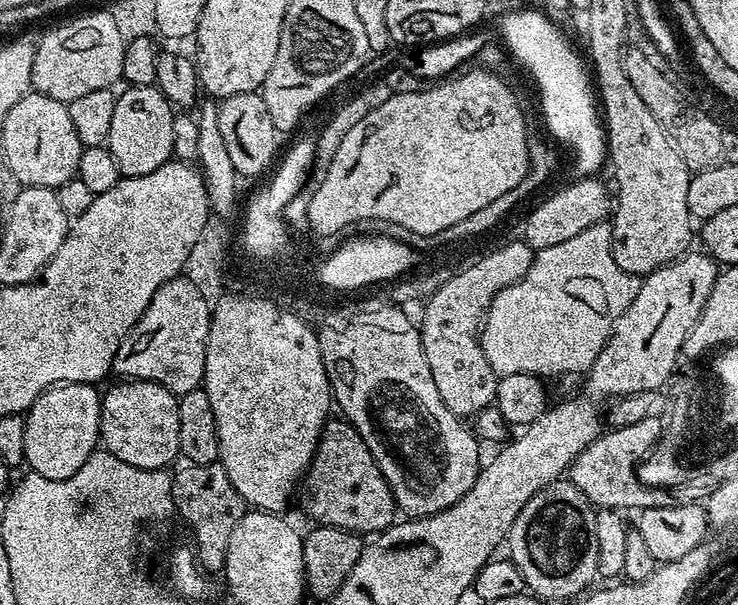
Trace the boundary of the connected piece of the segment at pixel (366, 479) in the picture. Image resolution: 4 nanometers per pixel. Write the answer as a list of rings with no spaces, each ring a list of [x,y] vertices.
[[[343,418],[329,419],[316,443],[316,452],[302,480],[304,508],[321,525],[357,534],[379,534],[397,519],[398,509],[390,486],[370,454],[366,442]]]

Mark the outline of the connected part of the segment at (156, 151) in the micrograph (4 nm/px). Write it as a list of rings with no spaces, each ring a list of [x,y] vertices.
[[[128,86],[125,89],[124,93],[121,91],[117,95],[106,146],[118,166],[121,177],[145,176],[173,159],[174,108],[155,86]]]

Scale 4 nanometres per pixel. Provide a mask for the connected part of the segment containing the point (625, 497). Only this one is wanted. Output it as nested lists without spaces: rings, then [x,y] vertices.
[[[648,416],[644,420],[634,422],[634,424],[619,426],[611,429],[612,432],[605,431],[601,436],[590,444],[578,456],[568,471],[568,478],[572,484],[578,486],[580,492],[586,494],[587,498],[596,508],[613,508],[619,512],[626,510],[641,511],[645,508],[669,509],[670,506],[678,506],[682,502],[679,491],[664,488],[651,488],[640,482],[634,473],[640,462],[651,453],[656,447],[659,436],[662,433],[660,420],[657,416]]]

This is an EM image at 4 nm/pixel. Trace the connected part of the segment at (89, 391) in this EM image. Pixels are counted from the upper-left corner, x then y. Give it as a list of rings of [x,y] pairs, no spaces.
[[[56,384],[48,388],[28,407],[26,422],[26,454],[24,464],[42,478],[70,478],[92,452],[100,439],[101,393],[90,384]]]

